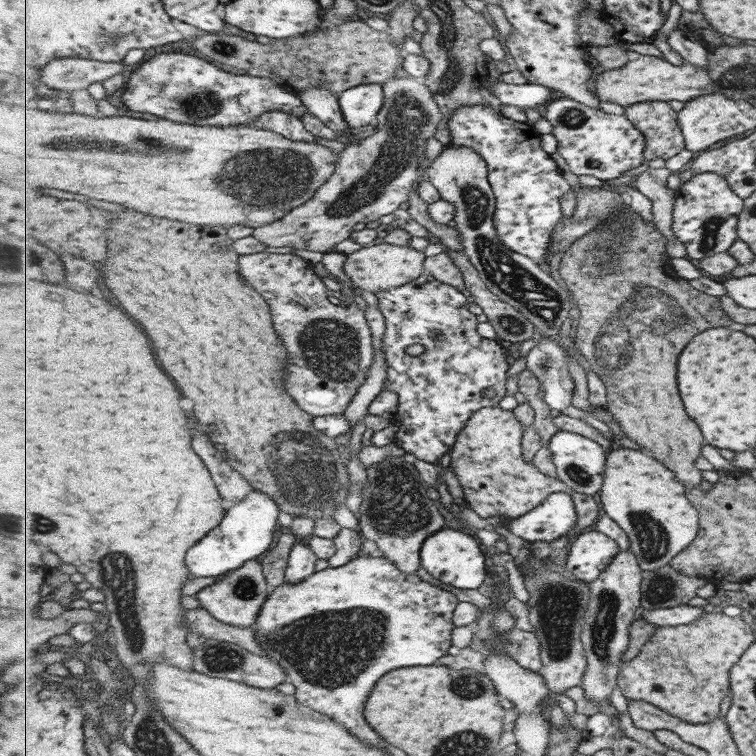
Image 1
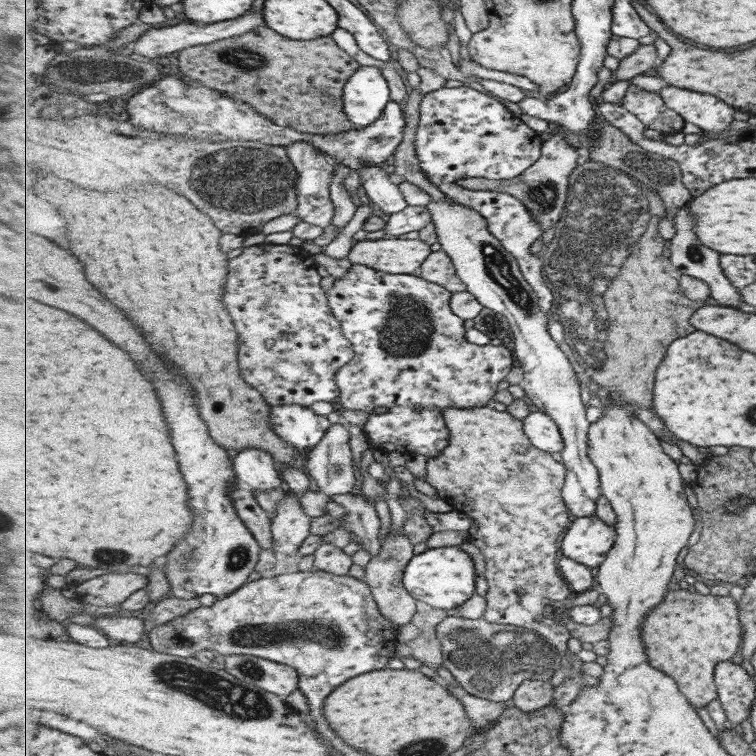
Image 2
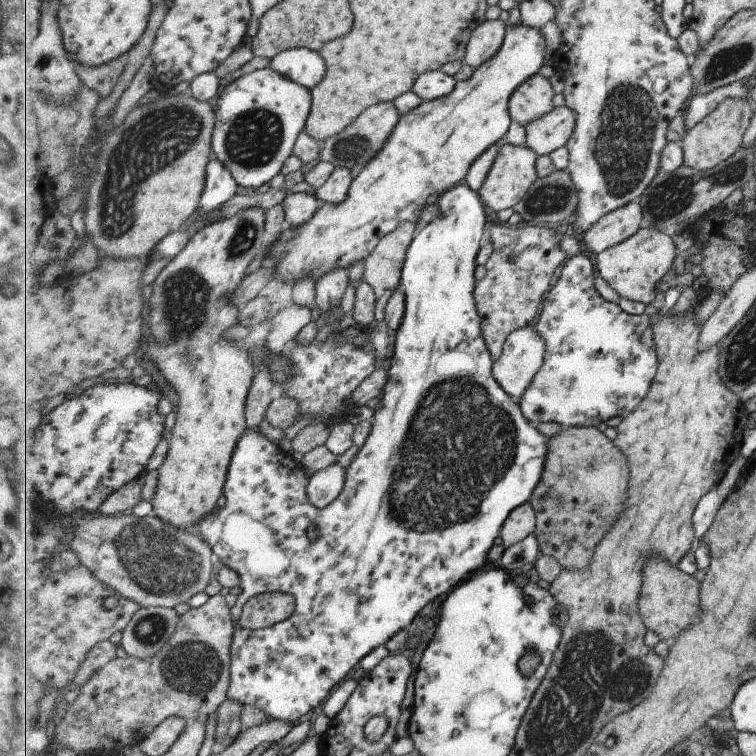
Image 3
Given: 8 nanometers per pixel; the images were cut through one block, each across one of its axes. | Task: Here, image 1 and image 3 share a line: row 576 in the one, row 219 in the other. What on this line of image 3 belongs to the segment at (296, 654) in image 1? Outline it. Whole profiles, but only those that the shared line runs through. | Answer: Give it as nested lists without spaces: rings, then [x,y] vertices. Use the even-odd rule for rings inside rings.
[[[521,22],[517,26],[507,24],[506,41],[501,51],[482,67],[479,67],[469,80],[457,81],[457,88],[433,101],[425,101],[419,108],[411,110],[403,115],[401,124],[395,126],[395,134],[387,140],[387,146],[371,160],[352,182],[351,190],[347,198],[341,204],[327,204],[324,202],[315,218],[309,220],[309,224],[301,228],[285,230],[275,244],[269,250],[269,256],[277,262],[272,269],[276,269],[276,277],[282,282],[301,280],[311,276],[319,281],[325,274],[333,272],[335,268],[350,268],[359,262],[366,260],[379,242],[393,232],[399,224],[407,220],[417,222],[420,225],[421,214],[427,206],[437,205],[437,200],[451,188],[466,182],[471,166],[495,144],[505,140],[509,126],[513,122],[511,116],[511,96],[515,90],[519,90],[531,76],[539,74],[539,70],[547,62],[547,50],[545,50],[545,36],[541,27],[523,26]]]

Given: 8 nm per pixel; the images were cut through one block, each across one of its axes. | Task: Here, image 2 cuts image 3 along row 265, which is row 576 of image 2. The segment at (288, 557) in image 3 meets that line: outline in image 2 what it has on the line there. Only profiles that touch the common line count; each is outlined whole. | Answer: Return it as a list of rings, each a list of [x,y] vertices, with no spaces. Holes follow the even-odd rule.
[[[455,546],[427,548],[415,555],[406,567],[403,582],[415,599],[437,609],[451,610],[463,606],[467,600],[476,595],[475,580],[477,580],[477,570],[471,554],[461,550],[460,546]]]

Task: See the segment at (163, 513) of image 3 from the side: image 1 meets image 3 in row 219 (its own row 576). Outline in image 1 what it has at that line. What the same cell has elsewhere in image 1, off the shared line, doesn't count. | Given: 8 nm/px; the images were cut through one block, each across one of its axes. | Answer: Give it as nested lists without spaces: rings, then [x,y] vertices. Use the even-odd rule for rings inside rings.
[[[261,559],[251,560],[242,568],[232,571],[229,576],[224,576],[223,579],[197,593],[201,606],[215,618],[221,620],[223,624],[241,626],[241,628],[254,627],[259,614],[261,614],[261,608],[263,608],[263,604],[270,594],[269,583],[262,570]]]

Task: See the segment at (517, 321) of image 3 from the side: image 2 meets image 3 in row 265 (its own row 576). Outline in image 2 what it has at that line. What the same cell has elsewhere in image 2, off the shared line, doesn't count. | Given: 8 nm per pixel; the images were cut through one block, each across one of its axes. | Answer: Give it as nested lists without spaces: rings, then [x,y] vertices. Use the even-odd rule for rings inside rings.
[[[492,406],[469,409],[449,407],[443,414],[451,431],[450,444],[439,456],[427,457],[427,483],[454,511],[476,520],[477,532],[470,535],[468,542],[477,547],[484,558],[484,579],[488,587],[484,595],[487,600],[484,618],[489,623],[512,624],[517,629],[533,633],[537,630],[541,643],[550,652],[557,651],[558,654],[552,653],[555,665],[568,673],[571,664],[565,652],[569,646],[569,630],[559,624],[527,622],[527,614],[523,612],[523,596],[527,594],[541,594],[555,602],[561,602],[571,594],[569,581],[561,576],[557,568],[559,536],[568,532],[574,519],[563,499],[566,465],[557,462],[551,452],[537,448],[527,436],[526,424],[506,410],[495,410]]]

